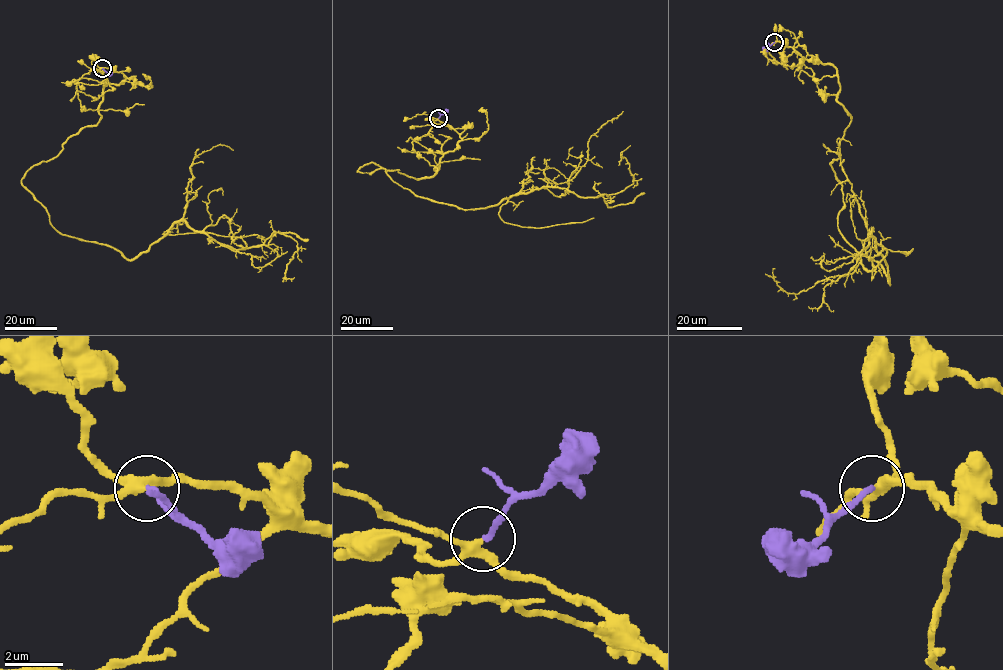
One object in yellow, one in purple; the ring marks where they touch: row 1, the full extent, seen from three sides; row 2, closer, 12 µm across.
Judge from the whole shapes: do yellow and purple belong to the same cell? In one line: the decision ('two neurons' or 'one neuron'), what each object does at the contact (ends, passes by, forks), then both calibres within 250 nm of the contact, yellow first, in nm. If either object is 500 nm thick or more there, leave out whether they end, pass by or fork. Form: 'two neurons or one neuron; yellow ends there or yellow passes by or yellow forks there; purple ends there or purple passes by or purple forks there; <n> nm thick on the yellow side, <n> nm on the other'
one neuron; yellow forks there; purple ends there; 280 nm thick on the yellow side, 180 nm on the other

